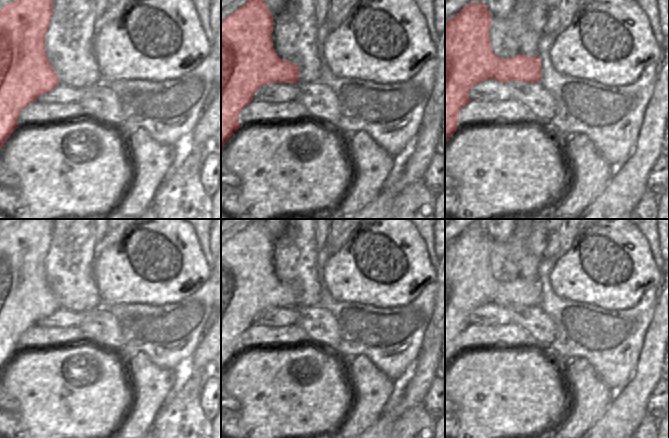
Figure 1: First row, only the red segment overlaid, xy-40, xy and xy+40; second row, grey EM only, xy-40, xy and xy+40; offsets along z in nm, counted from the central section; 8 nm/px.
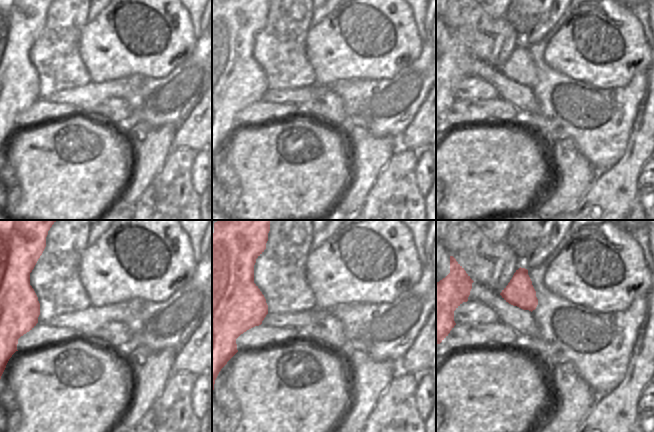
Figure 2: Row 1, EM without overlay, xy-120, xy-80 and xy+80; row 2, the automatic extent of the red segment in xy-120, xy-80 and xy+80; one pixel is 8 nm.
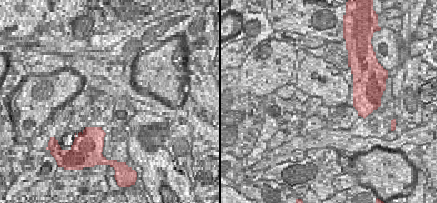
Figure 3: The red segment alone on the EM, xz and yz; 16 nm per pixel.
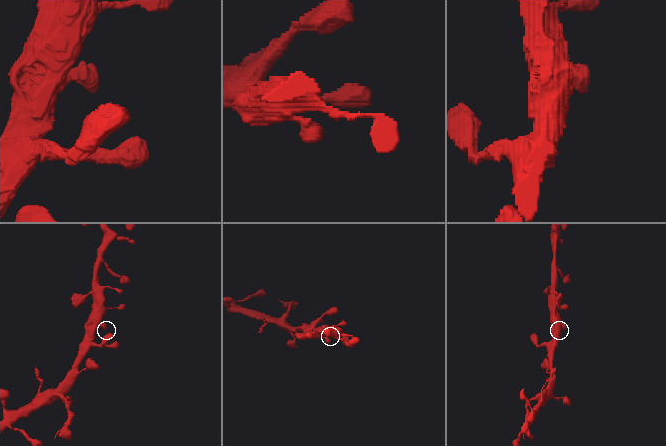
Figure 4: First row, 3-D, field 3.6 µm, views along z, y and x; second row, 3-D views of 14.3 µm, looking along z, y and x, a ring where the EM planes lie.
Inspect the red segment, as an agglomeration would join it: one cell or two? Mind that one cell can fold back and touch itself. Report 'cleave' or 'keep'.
keep

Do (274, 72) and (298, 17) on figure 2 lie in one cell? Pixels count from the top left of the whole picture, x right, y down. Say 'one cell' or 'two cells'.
one cell

